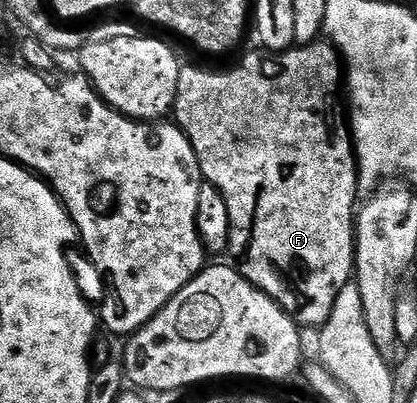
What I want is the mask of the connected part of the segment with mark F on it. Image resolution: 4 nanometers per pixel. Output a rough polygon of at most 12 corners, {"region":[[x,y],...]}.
{"region":[[182,67],[239,271],[302,329],[355,276],[355,140],[301,68]]}

